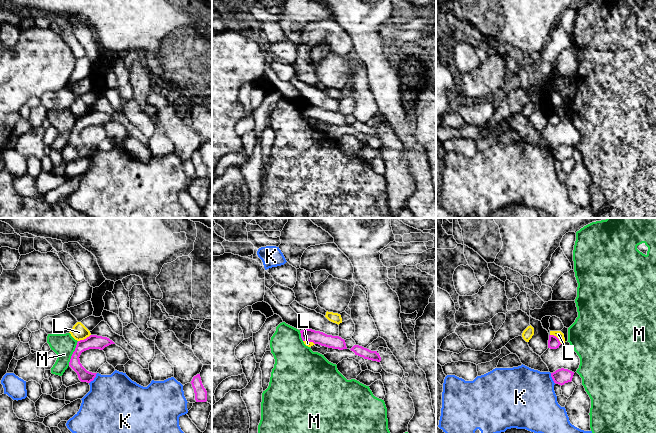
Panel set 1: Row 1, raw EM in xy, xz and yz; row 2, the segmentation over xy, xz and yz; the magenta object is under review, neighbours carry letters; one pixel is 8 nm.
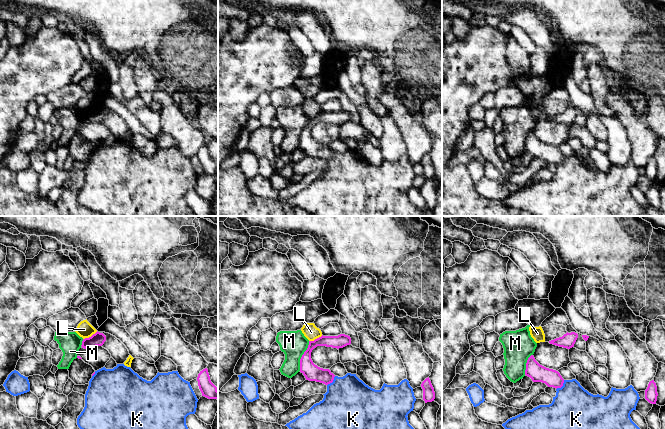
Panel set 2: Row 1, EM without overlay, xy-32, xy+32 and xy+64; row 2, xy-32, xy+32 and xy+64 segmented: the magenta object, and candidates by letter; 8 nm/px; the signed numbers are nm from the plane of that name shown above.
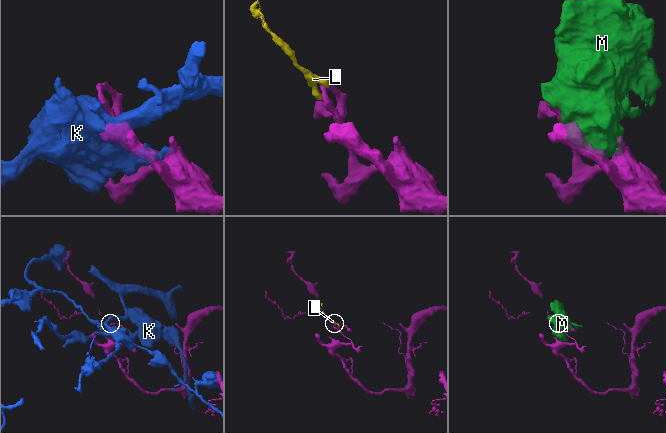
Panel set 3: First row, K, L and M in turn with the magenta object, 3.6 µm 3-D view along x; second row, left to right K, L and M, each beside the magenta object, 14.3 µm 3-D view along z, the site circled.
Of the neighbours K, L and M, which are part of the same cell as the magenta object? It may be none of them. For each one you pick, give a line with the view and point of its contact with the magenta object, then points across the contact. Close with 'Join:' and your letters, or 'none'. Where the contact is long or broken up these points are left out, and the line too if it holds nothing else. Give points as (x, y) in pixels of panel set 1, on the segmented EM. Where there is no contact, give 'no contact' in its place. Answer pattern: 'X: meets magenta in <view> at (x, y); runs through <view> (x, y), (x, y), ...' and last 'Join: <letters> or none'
Join: none

